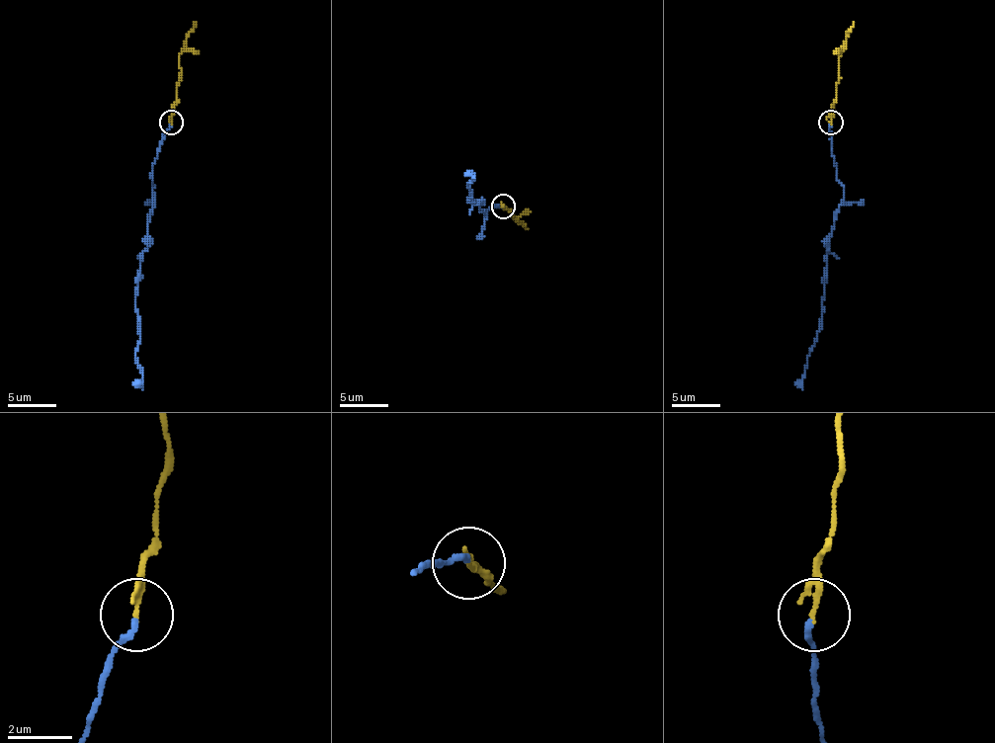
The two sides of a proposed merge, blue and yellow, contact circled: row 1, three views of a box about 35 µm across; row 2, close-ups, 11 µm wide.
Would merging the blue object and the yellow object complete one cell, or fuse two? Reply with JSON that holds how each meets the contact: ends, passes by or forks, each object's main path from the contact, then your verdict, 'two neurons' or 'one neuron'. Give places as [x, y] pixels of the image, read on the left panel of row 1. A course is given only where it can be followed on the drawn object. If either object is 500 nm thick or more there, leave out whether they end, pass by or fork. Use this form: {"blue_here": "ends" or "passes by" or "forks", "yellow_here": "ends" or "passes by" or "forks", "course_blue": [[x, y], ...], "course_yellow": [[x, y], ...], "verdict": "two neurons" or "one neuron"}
{"blue_here": "ends", "yellow_here": "ends", "course_blue": [[172, 124], [152, 165], [152, 202], [135, 297], [140, 341], [135, 353], [142, 379], [132, 384]], "course_yellow": [[172, 122], [182, 70], [179, 56], [196, 22]], "verdict": "one neuron"}

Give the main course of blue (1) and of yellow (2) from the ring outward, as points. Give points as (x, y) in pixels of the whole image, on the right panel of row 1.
1: (831, 124), (831, 156), (844, 202), (829, 238), (821, 326), (802, 379), (797, 384)
2: (831, 122), (839, 56), (854, 22)

